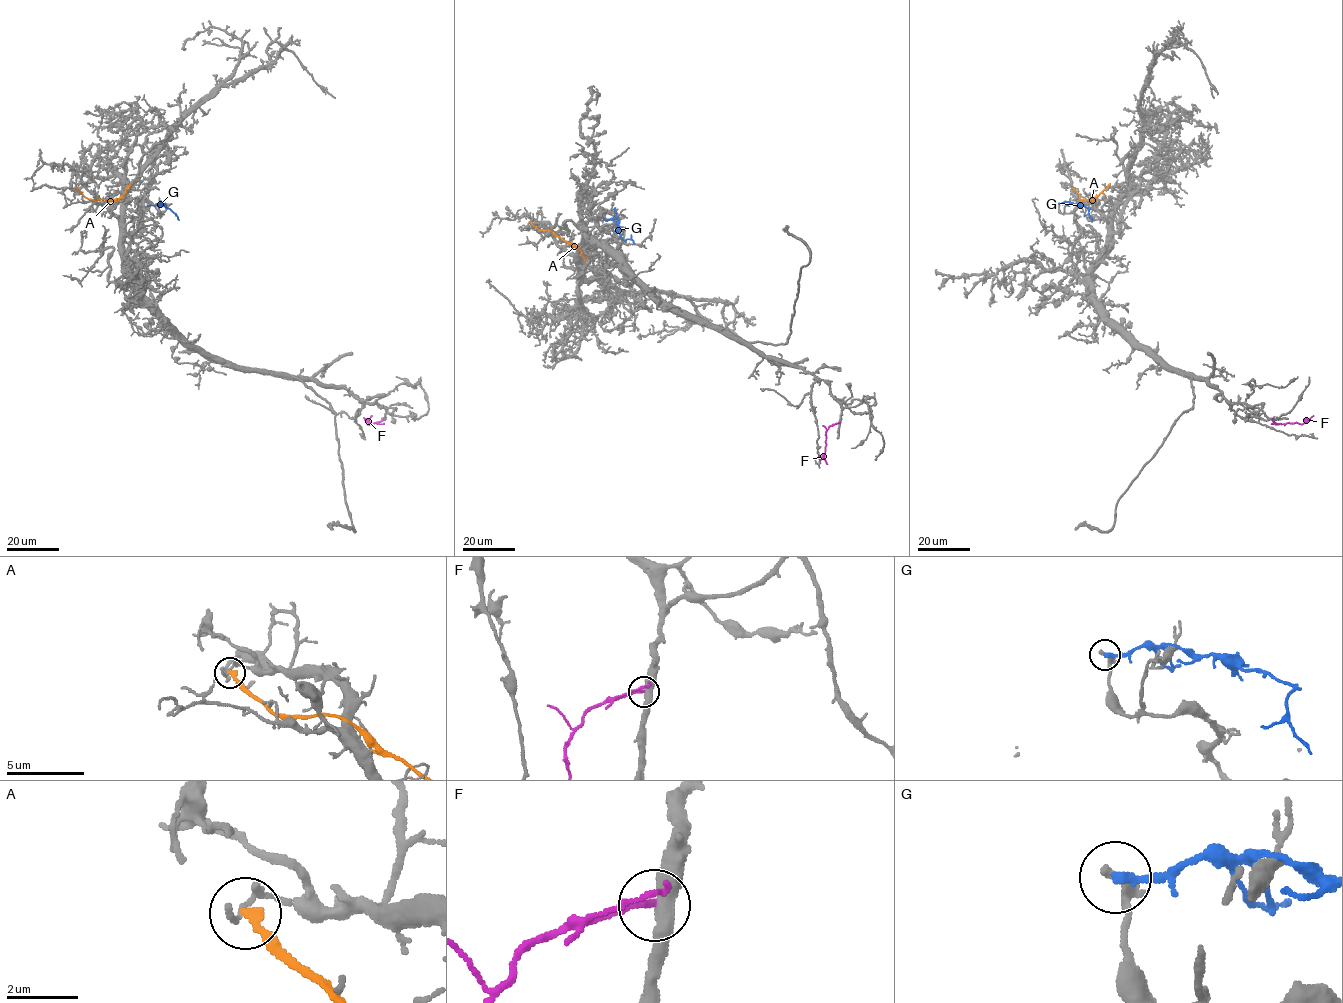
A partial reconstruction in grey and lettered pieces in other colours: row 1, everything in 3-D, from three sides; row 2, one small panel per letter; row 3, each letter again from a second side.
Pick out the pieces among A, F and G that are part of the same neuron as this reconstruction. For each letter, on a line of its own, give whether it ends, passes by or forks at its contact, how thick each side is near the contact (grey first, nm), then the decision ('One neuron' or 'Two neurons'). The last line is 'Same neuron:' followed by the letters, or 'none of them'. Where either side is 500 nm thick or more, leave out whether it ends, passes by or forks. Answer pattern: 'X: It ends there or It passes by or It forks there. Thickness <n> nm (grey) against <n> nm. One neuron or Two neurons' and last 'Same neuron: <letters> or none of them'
A: It ends there. Thickness 170 nm (grey) against 200 nm. Two neurons
F: It ends there. Thickness 480 nm (grey) against 200 nm. Two neurons
G: It ends there. Thickness 280 nm (grey) against 260 nm. Two neurons
Same neuron: none of them

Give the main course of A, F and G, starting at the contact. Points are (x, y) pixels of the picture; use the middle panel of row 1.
A: (531, 222), (538, 229), (550, 230), (570, 242), (586, 260)
F: (839, 423), (832, 425), (826, 432), (827, 464)
G: (614, 208), (620, 236), (634, 243)

